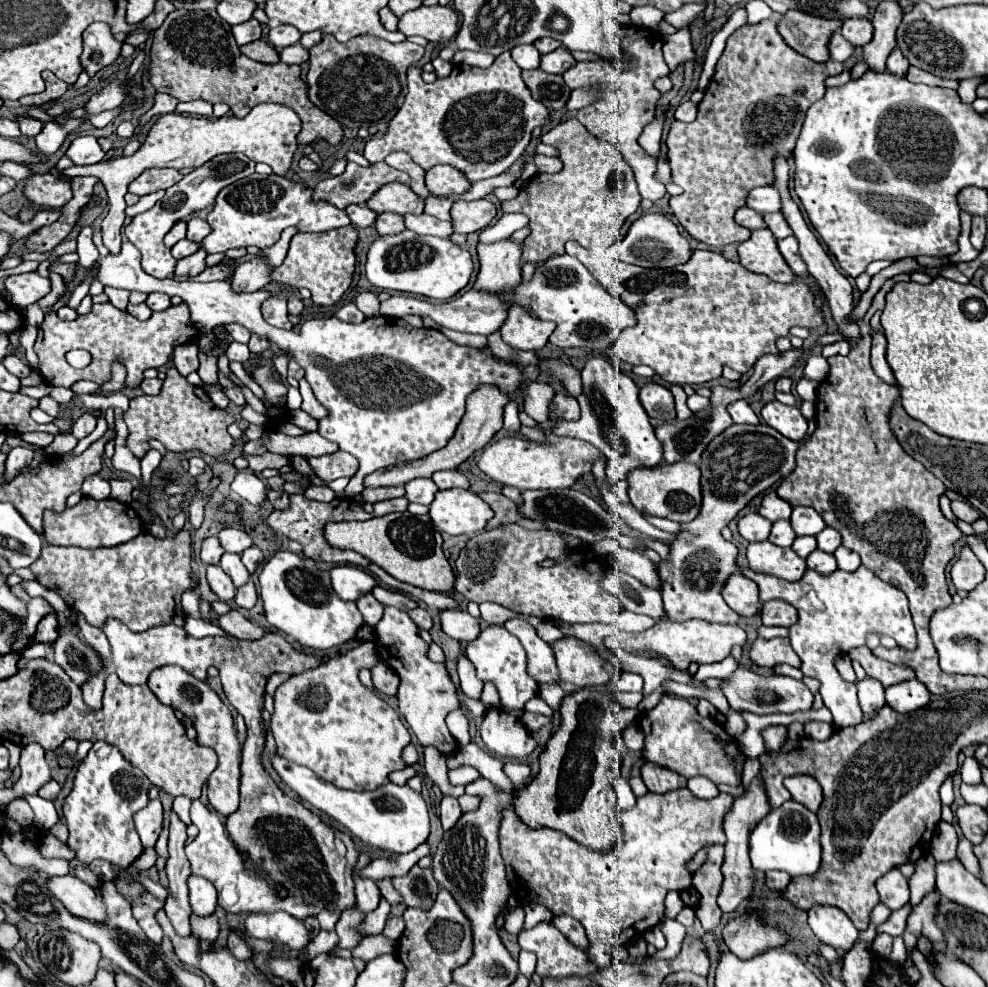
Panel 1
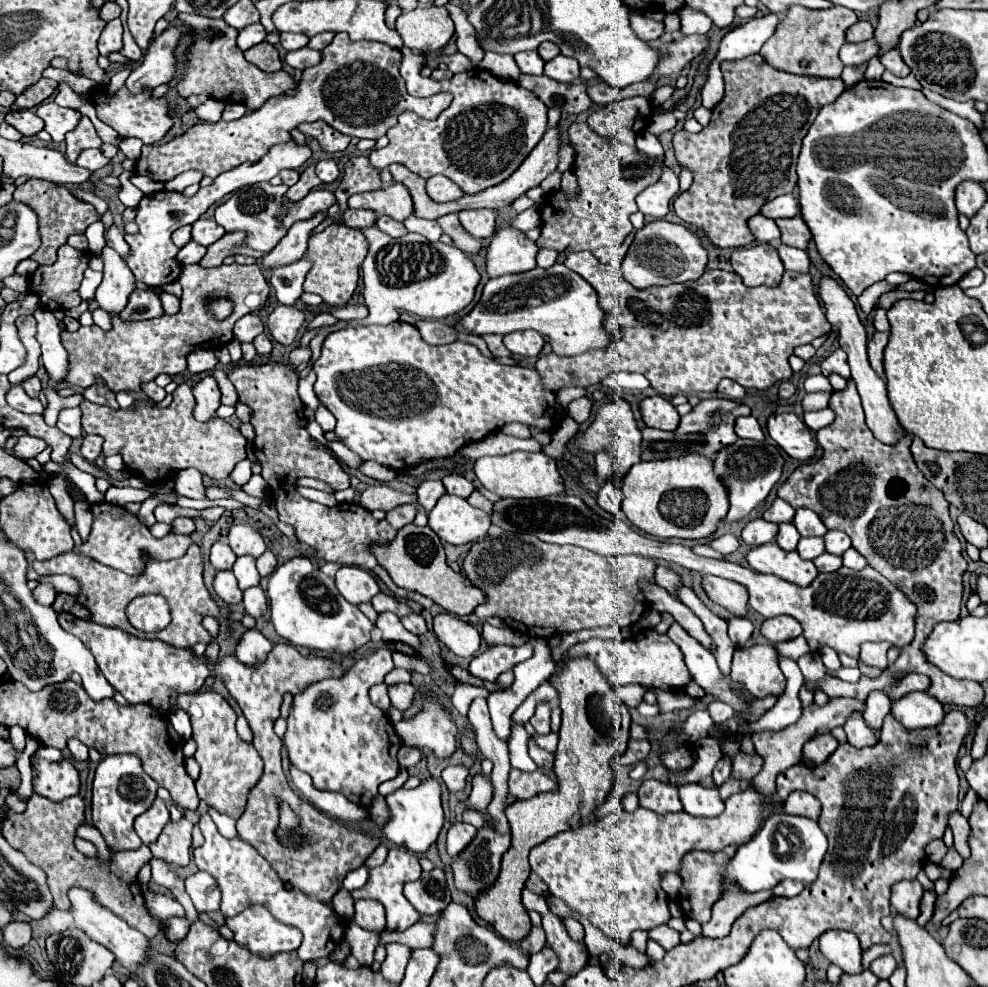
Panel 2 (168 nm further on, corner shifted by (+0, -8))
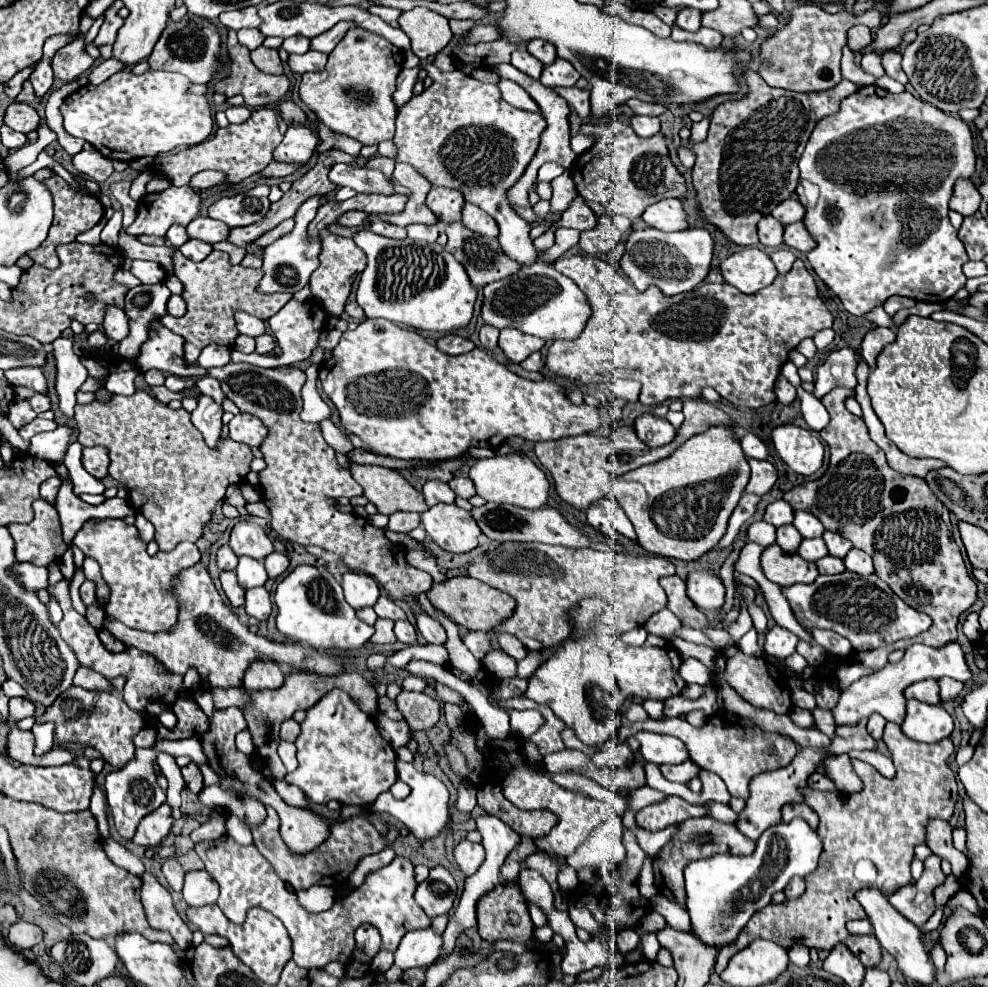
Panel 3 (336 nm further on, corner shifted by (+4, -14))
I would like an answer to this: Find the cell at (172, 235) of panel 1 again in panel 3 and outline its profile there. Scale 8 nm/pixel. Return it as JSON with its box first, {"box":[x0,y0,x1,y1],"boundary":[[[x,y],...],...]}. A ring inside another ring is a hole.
{"box":[168,225,190,247],"boundary":[[[174,225],[174,227],[170,227],[168,229],[168,241],[174,245],[174,247],[182,247],[190,237],[188,237],[188,233],[186,233],[186,229],[184,227],[178,227],[178,225]]]}

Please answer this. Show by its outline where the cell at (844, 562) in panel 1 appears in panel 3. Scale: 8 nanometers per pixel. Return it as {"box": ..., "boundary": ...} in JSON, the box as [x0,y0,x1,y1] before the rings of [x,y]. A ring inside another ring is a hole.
{"box":[844,549,874,575],"boundary":[[[852,549],[844,557],[844,565],[846,565],[846,571],[858,573],[858,575],[870,575],[870,573],[874,573],[872,559],[864,551],[860,551],[860,549]]]}

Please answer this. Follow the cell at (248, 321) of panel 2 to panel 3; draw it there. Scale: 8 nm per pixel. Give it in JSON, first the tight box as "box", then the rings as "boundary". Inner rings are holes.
{"box":[236,311,266,337],"boundary":[[[238,311],[236,313],[236,325],[238,325],[238,331],[242,335],[248,335],[248,337],[258,337],[266,331],[266,323],[254,315],[248,315],[244,311]]]}

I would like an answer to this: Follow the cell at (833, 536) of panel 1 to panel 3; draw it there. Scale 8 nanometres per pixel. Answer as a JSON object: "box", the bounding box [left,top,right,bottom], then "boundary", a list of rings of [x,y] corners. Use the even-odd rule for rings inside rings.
{"box":[824,531,852,557],"boundary":[[[824,531],[824,541],[826,541],[826,547],[828,547],[828,553],[834,555],[834,557],[846,557],[846,553],[852,549],[852,543],[848,539],[844,539],[842,535],[838,533],[832,533],[832,531]]]}

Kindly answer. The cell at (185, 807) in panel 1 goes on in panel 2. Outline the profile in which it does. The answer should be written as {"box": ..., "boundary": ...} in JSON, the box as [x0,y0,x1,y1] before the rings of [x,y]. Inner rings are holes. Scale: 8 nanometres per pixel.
{"box":[150,819,192,867],"boundary":[[[180,819],[178,823],[168,823],[162,835],[150,845],[154,857],[170,861],[170,865],[186,867],[190,863],[190,843],[192,843],[192,823]]]}

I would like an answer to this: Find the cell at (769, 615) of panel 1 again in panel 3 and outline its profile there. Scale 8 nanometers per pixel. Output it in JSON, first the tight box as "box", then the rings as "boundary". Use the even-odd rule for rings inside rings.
{"box":[764,625,798,659],"boundary":[[[774,625],[772,629],[766,631],[764,649],[778,659],[786,659],[788,655],[792,655],[796,651],[796,643],[798,643],[798,637],[794,633],[790,633],[784,627]]]}

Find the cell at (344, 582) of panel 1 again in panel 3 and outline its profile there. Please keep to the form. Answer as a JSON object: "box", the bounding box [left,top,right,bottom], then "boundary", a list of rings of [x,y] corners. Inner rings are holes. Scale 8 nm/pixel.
{"box":[342,571,380,609],"boundary":[[[352,571],[344,573],[342,589],[344,589],[344,597],[346,597],[348,605],[354,609],[372,607],[380,595],[378,583],[370,575],[352,573]]]}

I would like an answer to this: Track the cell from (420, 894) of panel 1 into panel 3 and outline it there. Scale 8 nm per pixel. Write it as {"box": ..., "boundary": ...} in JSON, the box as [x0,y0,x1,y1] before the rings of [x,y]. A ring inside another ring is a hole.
{"box":[414,865,456,917],"boundary":[[[438,865],[430,869],[430,877],[416,887],[414,899],[428,917],[446,915],[456,899],[456,881],[448,869]]]}

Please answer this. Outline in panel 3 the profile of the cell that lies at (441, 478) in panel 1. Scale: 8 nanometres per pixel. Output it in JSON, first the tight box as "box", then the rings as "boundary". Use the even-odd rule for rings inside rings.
{"box":[448,477,476,499],"boundary":[[[454,477],[448,485],[452,487],[452,491],[454,491],[458,497],[470,499],[470,497],[476,495],[476,491],[474,491],[474,483],[472,483],[468,477]]]}

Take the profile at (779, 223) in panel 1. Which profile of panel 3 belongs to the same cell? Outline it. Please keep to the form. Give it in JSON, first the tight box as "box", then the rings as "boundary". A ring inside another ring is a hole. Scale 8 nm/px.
{"box":[784,221,816,253],"boundary":[[[798,221],[798,223],[790,223],[784,227],[784,245],[798,249],[802,253],[808,253],[816,245],[816,241],[808,235],[804,223]]]}

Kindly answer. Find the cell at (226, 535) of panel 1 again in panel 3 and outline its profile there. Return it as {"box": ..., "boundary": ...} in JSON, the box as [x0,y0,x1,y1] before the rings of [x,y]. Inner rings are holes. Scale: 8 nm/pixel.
{"box":[230,519,274,561],"boundary":[[[240,519],[232,527],[232,531],[230,531],[230,549],[238,557],[248,555],[248,557],[260,559],[260,561],[274,551],[272,541],[264,533],[264,529],[260,525],[256,525],[254,521],[248,521],[248,519]]]}

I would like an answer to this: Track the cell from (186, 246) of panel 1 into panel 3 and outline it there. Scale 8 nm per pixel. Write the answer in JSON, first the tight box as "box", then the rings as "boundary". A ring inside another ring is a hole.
{"box":[180,239,212,261],"boundary":[[[190,239],[190,241],[186,241],[180,247],[180,251],[182,251],[184,257],[188,257],[192,261],[202,261],[202,259],[206,259],[212,253],[212,245],[202,243],[202,241],[196,241],[196,239]]]}

